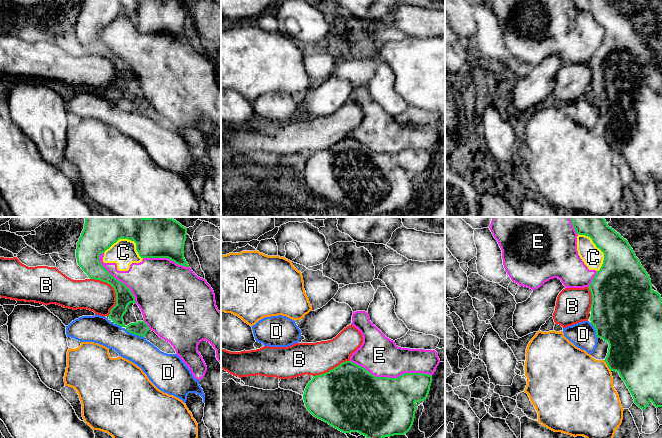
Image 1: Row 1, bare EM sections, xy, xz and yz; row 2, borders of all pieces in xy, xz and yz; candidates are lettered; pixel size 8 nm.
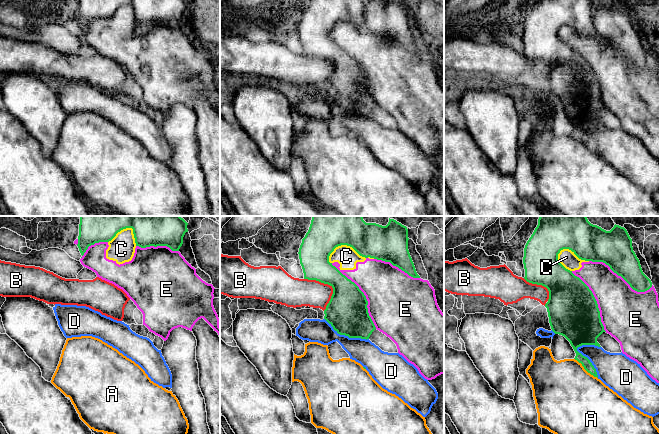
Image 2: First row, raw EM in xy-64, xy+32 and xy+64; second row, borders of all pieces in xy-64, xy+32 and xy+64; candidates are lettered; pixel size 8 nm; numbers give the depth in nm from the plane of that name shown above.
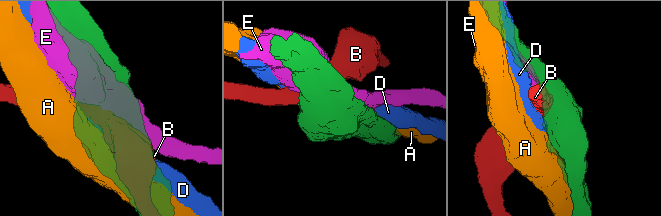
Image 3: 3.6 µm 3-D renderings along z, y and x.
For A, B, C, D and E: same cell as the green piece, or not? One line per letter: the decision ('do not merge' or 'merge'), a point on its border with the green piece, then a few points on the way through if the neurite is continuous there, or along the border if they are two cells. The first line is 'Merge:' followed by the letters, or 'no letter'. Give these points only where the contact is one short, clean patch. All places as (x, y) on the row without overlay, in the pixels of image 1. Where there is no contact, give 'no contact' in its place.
Merge: no letter
A: do not merge; meets green in yz at (607, 141)
B: do not merge; meets green in xy at (115, 67)
C: do not merge; meets green in xy at (127, 14)
D: do not merge; meets green in xy at (135, 110)
E: do not merge; meets green in xz at (391, 154)

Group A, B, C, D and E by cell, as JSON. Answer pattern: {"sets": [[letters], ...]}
{"sets": [["A", "D"], ["B"], ["C", "E"]]}

